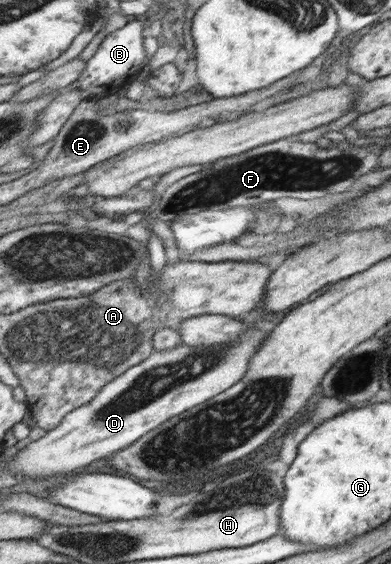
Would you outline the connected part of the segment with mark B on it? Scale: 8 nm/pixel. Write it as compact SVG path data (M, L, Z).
M128 18L126 24L112 29L102 42L98 45L95 53L86 60L86 69L83 70L80 76L80 86L83 91L88 95L108 95L106 91L116 91L114 83L116 79L124 79L134 75L140 69L140 63L144 61L144 47L142 47L142 26L138 23L138 19Z

